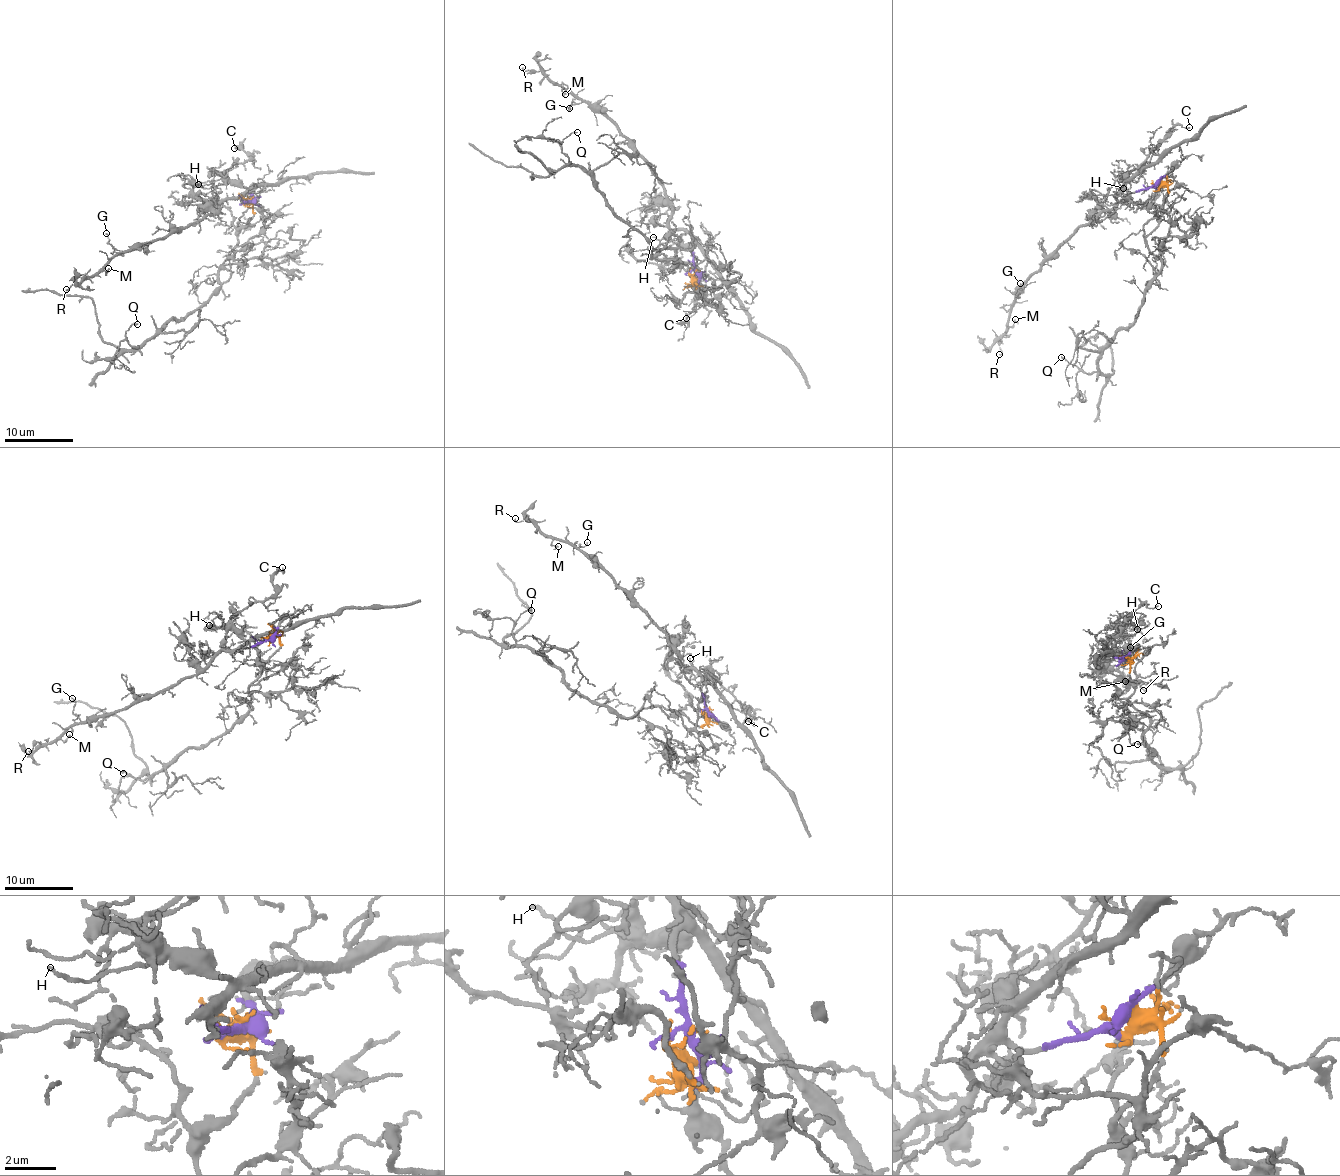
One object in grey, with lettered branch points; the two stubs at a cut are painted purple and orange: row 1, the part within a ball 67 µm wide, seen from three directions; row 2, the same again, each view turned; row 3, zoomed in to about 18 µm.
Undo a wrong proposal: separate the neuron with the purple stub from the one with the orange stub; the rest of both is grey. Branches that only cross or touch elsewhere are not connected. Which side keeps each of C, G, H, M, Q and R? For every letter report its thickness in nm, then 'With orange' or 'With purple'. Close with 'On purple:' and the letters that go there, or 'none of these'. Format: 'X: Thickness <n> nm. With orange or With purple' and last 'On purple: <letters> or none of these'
C: Thickness 100 nm. With purple
G: Thickness 100 nm. With purple
H: Thickness 130 nm. With purple
M: Thickness 140 nm. With purple
Q: Thickness 110 nm. With orange
R: Thickness 120 nm. With purple
On purple: C, G, H, M, R

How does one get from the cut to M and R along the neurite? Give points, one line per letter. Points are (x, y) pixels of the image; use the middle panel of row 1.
M: (689, 271), (694, 267), (692, 237), (669, 227), (664, 185), (607, 118), (561, 85), (565, 94)
R: (689, 271), (694, 267), (692, 237), (669, 227), (664, 185), (634, 144), (541, 71), (522, 67)

